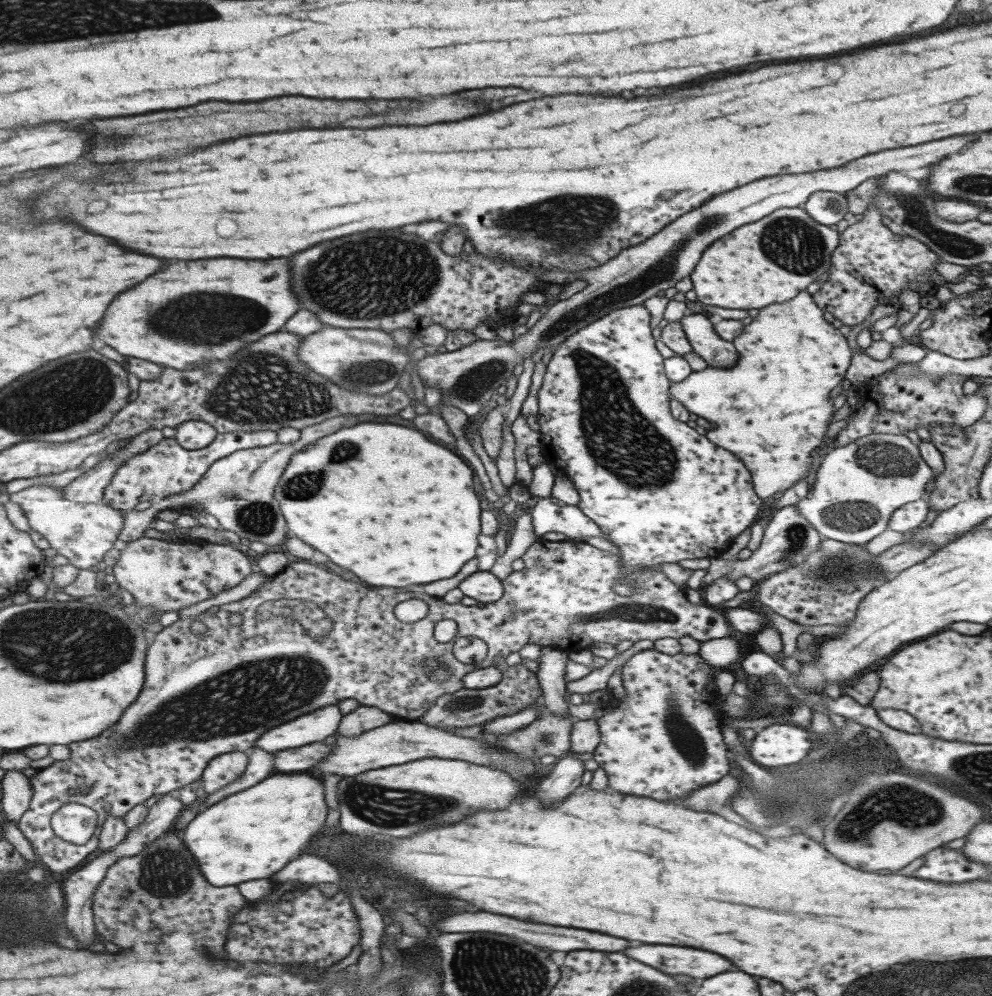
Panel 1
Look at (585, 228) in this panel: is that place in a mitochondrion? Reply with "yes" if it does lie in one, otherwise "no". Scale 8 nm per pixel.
yes

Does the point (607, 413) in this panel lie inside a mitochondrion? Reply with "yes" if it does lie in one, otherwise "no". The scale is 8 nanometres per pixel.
yes

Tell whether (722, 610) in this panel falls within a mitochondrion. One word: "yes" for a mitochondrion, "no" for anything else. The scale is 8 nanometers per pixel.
no

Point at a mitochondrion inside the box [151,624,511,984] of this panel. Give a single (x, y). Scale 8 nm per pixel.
(397, 808)

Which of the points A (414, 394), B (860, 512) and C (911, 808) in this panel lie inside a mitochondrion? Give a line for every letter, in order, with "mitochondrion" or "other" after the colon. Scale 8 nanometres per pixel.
A: other
B: mitochondrion
C: mitochondrion

